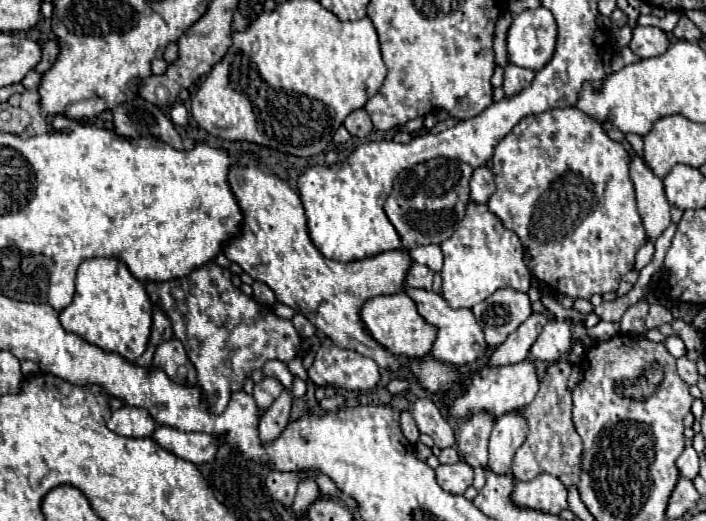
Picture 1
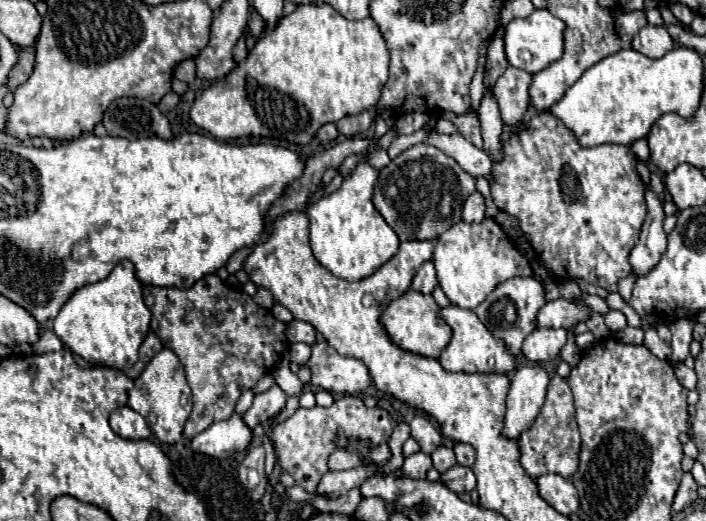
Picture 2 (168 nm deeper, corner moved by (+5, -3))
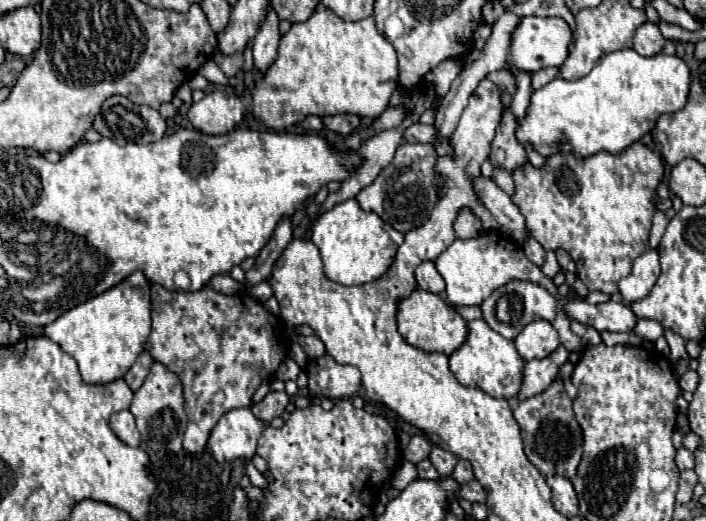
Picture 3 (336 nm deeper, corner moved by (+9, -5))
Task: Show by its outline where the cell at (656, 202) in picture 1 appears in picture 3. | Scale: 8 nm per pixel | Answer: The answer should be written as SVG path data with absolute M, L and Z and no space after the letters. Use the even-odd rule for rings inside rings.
M650 249L644 255L640 255L634 265L632 265L632 273L628 277L624 277L618 285L620 285L620 295L622 301L626 305L644 299L650 289L654 287L656 279L660 275L660 263L658 263L658 251Z

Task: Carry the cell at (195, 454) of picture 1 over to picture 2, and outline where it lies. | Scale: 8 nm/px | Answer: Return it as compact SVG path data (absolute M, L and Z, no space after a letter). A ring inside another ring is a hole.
M232 415L226 421L212 423L208 429L198 433L190 441L190 449L194 453L204 453L216 459L226 459L236 451L242 451L248 447L252 439L250 427L242 421L240 415Z

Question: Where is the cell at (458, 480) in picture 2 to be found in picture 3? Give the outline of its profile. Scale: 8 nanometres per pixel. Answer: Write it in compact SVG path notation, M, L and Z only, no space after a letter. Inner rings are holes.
M470 481L470 483L464 483L460 487L460 497L468 499L472 503L484 503L486 501L486 489L478 481Z

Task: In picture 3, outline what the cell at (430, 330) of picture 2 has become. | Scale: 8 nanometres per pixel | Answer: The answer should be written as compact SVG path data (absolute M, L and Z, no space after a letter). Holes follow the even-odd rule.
M416 289L410 297L406 297L398 305L398 331L404 335L404 339L410 345L418 349L452 355L466 341L468 323L440 295L424 291L424 289Z

